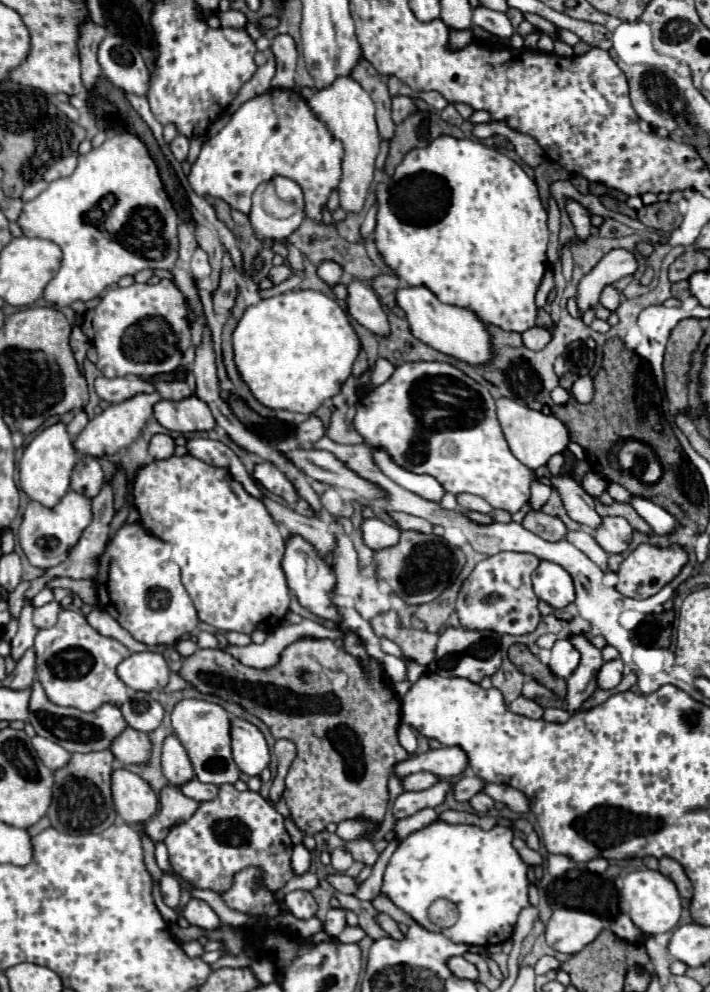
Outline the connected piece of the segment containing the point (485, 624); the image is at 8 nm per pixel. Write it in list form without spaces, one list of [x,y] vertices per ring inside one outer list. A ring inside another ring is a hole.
[[[498,552],[476,564],[468,580],[462,584],[456,612],[464,630],[490,630],[496,634],[528,634],[534,632],[540,622],[538,598],[532,590],[532,572],[540,560],[532,554]]]

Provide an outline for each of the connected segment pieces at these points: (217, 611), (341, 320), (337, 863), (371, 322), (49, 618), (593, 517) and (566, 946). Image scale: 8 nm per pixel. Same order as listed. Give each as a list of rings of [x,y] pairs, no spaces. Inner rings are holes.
[[[186,454],[182,458],[178,456],[170,456],[166,460],[154,460],[146,466],[142,466],[136,474],[136,480],[134,480],[134,508],[138,510],[140,514],[140,524],[156,538],[160,538],[162,542],[170,542],[172,544],[172,560],[180,566],[182,570],[182,584],[186,588],[186,592],[190,594],[194,606],[196,606],[196,612],[198,612],[198,618],[210,626],[214,626],[216,630],[222,630],[222,632],[242,632],[242,634],[250,634],[252,630],[260,628],[264,632],[272,632],[274,628],[280,626],[284,614],[288,612],[288,604],[290,604],[290,590],[288,590],[288,584],[286,584],[286,578],[284,578],[284,572],[282,572],[282,554],[284,554],[284,538],[278,530],[278,526],[274,524],[270,512],[266,510],[266,506],[262,504],[262,500],[256,500],[252,498],[250,494],[236,494],[230,486],[232,482],[232,476],[226,468],[216,468],[216,466],[208,466],[206,462]]]
[[[316,290],[286,292],[280,296],[266,298],[244,310],[234,334],[234,362],[248,384],[252,396],[272,410],[292,410],[300,414],[312,414],[320,408],[326,398],[338,394],[338,388],[352,372],[352,364],[358,356],[358,336],[352,330],[344,310],[326,294]]]
[[[336,848],[334,852],[332,852],[332,866],[336,868],[336,872],[344,872],[344,870],[348,870],[350,866],[352,866],[352,856],[350,856],[350,852],[348,850],[344,850],[344,848]]]
[[[354,278],[348,284],[346,304],[348,304],[350,316],[356,318],[364,328],[374,332],[376,336],[386,336],[386,332],[388,332],[386,312],[382,310],[380,300],[370,286],[366,286],[362,280]]]
[[[48,602],[42,608],[34,608],[34,626],[36,628],[52,628],[58,620],[62,606],[58,602]]]
[[[560,474],[560,476],[552,476],[552,486],[560,492],[564,508],[572,520],[588,526],[590,530],[598,530],[602,526],[602,518],[594,510],[594,498],[582,490],[578,480]]]
[[[558,908],[546,924],[546,942],[550,948],[564,954],[578,954],[584,946],[596,940],[606,921],[594,914]]]

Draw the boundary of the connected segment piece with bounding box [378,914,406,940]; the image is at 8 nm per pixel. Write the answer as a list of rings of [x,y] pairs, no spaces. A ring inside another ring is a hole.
[[[378,914],[378,922],[382,924],[382,928],[384,928],[394,940],[402,940],[402,938],[406,938],[406,936],[400,932],[398,924],[396,924],[390,916],[386,916],[386,914]]]

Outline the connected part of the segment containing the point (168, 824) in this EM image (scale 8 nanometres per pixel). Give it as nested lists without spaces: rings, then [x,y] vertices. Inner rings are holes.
[[[166,786],[160,792],[160,810],[146,822],[146,834],[160,842],[172,826],[186,822],[198,808],[198,802],[184,796],[176,786]]]

